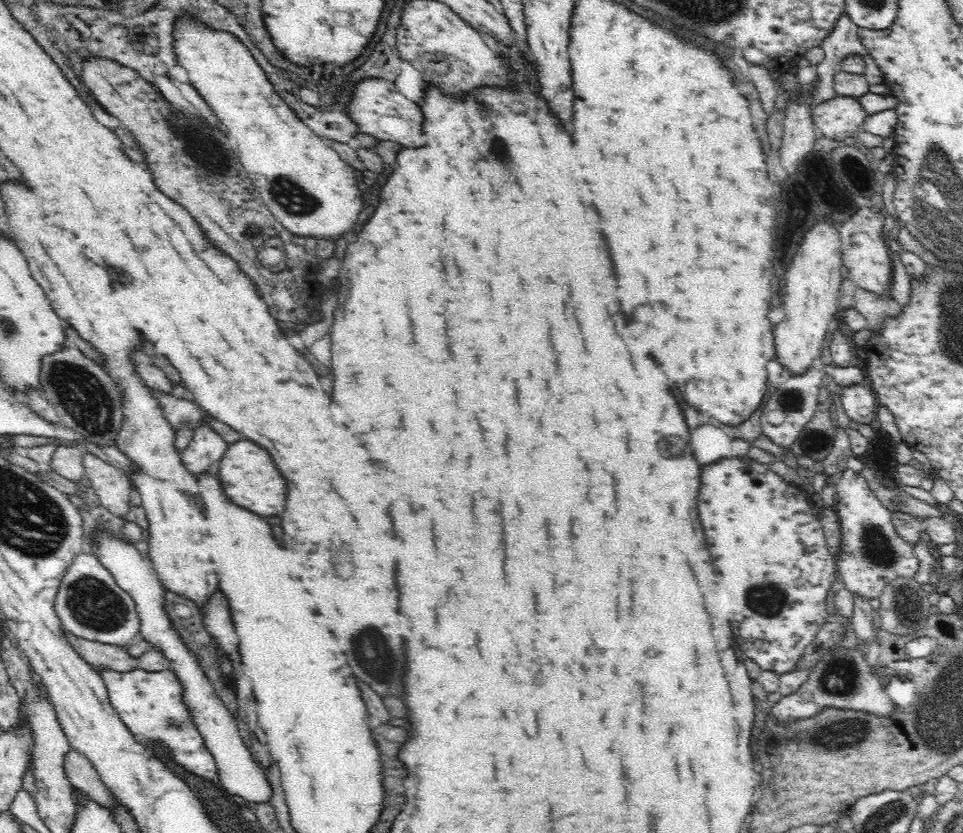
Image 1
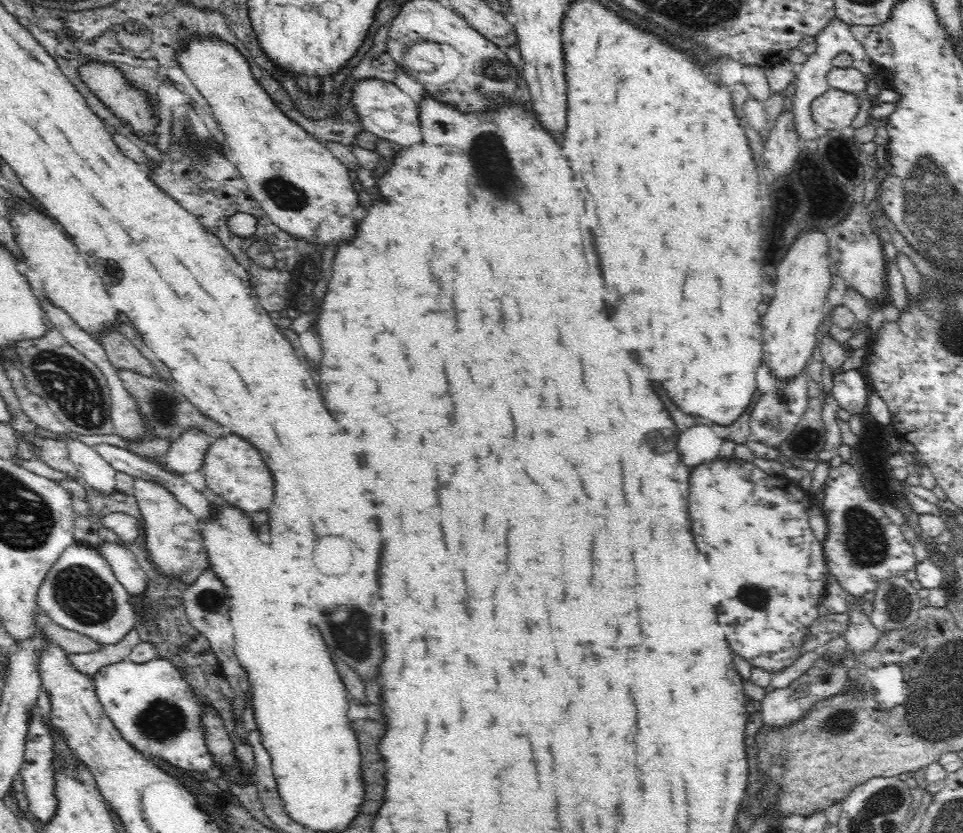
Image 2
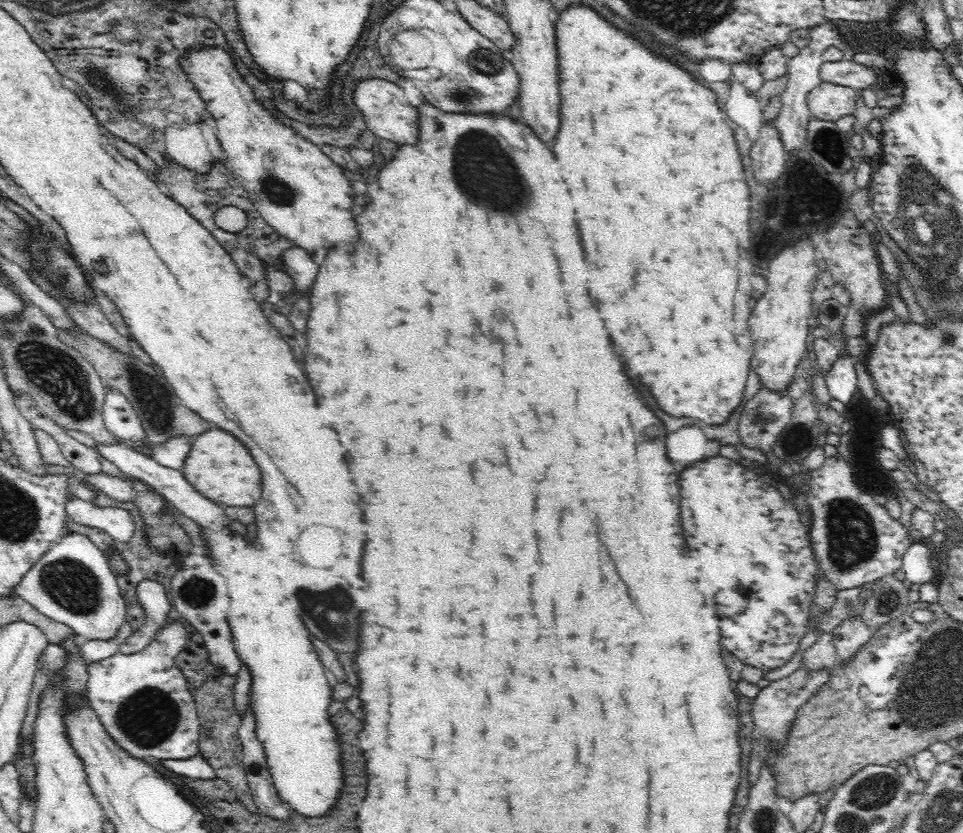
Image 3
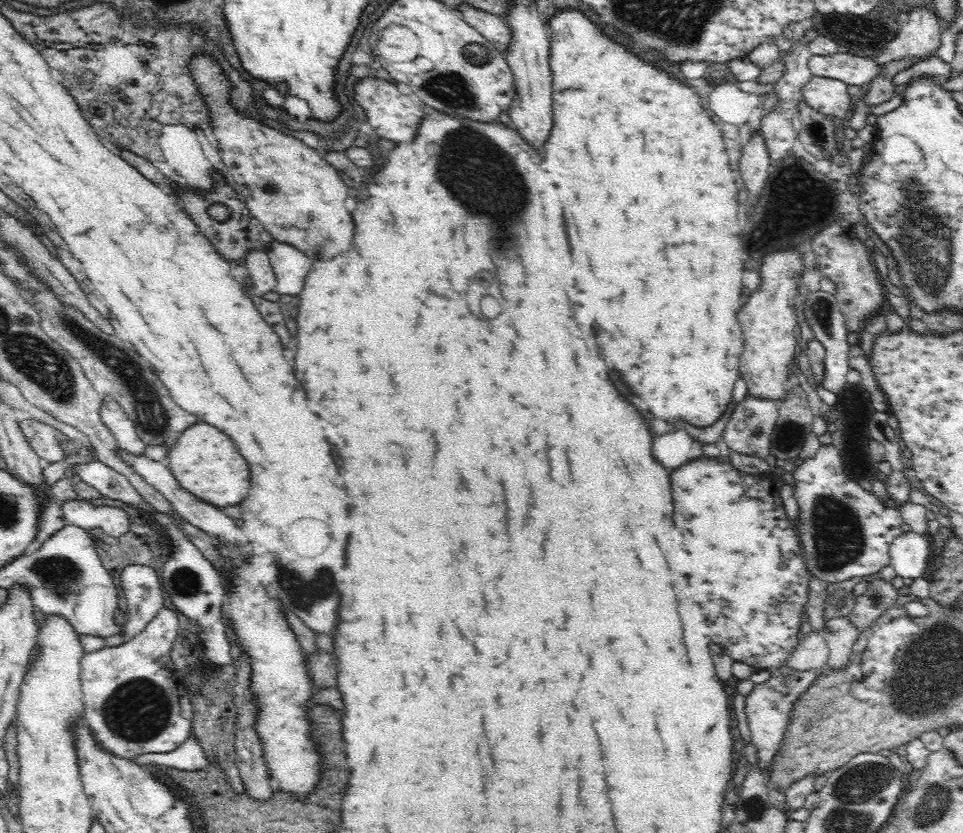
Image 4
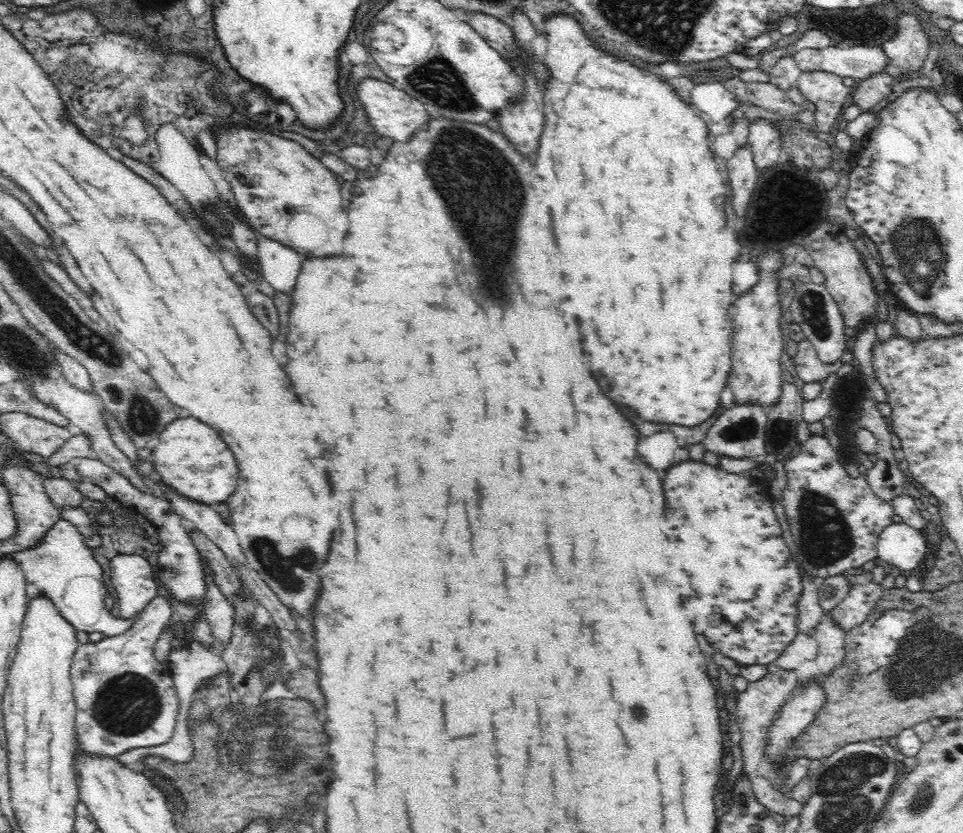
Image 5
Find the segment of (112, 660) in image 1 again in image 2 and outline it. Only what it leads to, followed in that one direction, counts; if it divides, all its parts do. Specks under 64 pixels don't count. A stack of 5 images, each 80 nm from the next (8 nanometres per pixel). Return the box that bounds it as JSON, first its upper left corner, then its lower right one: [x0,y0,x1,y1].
[33,611,102,654]

